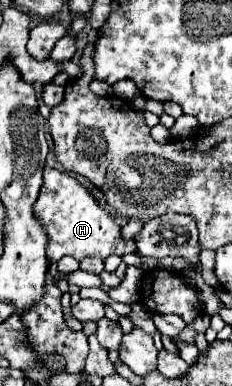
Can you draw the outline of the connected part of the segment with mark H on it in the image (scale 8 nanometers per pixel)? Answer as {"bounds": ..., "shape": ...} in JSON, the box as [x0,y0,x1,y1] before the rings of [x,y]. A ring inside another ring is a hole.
{"bounds":[35,168,135,262],"shape":[[[55,168],[43,170],[43,186],[35,202],[35,216],[43,222],[49,234],[49,246],[47,246],[49,262],[57,262],[63,256],[73,256],[77,260],[95,256],[105,260],[111,254],[123,256],[135,252],[135,242],[125,240],[121,236],[119,222],[105,208],[97,204],[93,194],[79,180],[75,180],[67,172],[59,172]]]}

